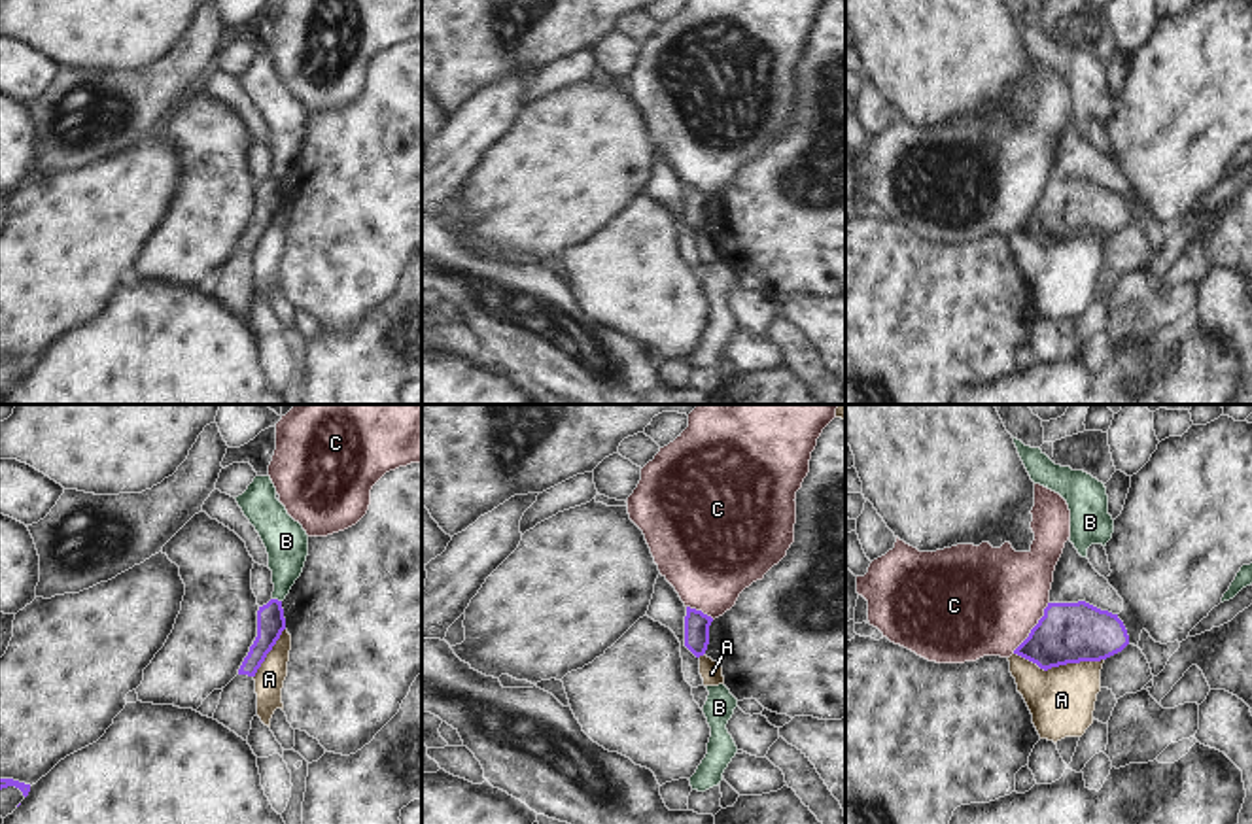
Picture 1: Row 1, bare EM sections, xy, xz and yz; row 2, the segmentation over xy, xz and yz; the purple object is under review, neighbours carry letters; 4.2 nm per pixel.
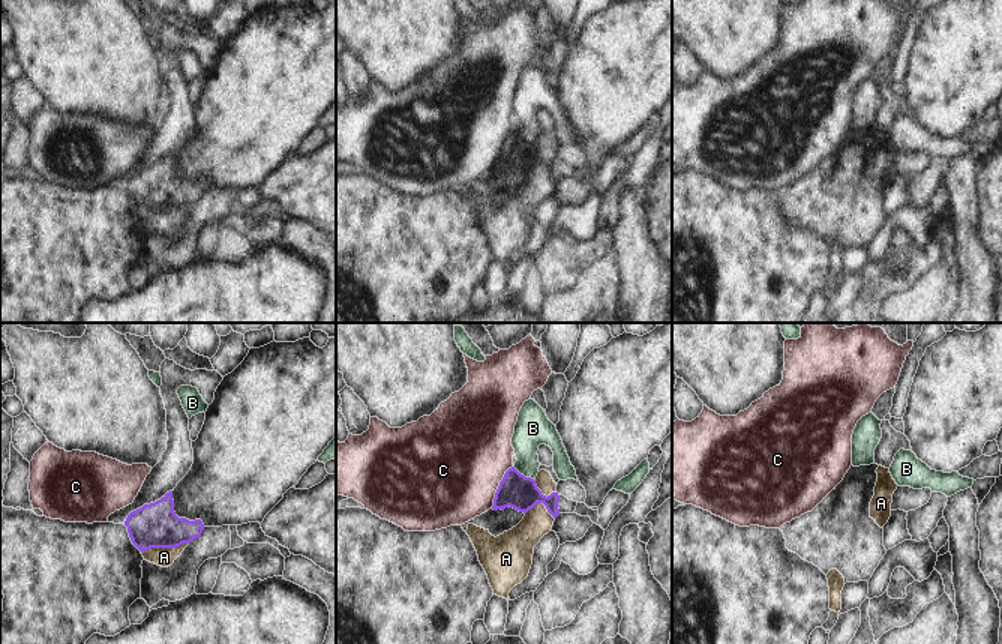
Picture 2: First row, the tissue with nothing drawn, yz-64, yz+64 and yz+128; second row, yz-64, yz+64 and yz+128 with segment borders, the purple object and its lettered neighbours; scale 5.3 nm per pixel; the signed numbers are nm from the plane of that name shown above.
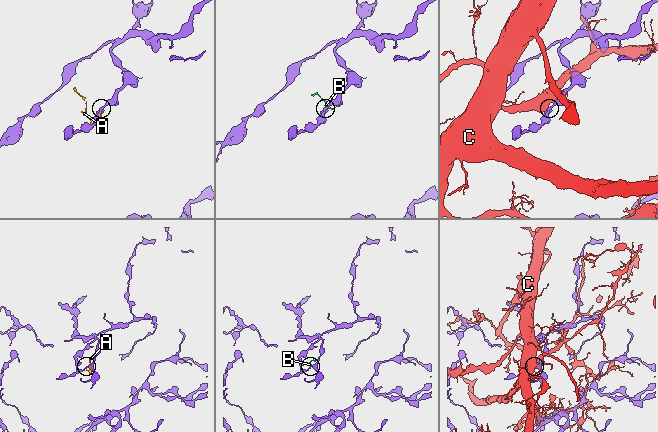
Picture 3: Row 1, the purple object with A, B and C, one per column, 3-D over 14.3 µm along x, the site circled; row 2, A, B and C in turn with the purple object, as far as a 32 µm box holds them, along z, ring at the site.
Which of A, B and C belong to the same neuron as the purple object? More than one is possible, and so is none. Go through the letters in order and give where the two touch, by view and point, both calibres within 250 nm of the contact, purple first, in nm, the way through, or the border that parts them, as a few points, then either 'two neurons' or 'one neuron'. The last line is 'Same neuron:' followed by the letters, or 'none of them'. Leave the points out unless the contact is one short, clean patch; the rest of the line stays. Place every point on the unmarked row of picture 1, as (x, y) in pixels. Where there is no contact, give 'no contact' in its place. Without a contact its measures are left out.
A: contact yz (1060, 240); calibres 260 and 280 nm; two neurons
B: contact xy (277, 176); calibres 120 and 180 nm; border xy (273, 174), (280, 178); two neurons
C: contact yz (1033, 205); calibres 260 and 460 nm; two neurons
Same neuron: none of them

